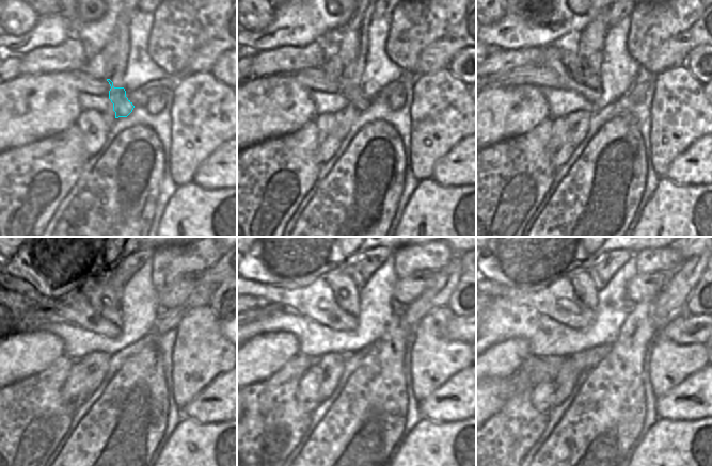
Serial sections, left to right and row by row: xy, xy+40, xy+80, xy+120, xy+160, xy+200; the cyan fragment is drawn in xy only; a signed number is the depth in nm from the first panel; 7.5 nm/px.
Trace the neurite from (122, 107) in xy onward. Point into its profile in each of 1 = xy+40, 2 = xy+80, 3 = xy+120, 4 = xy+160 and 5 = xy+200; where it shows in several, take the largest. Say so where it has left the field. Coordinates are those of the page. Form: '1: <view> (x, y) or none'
1: xy+40 (353, 93)
2: xy+80 (590, 87)
3: xy+120 (108, 323)
4: xy+160 (343, 320)
5: xy+200 (562, 291)

